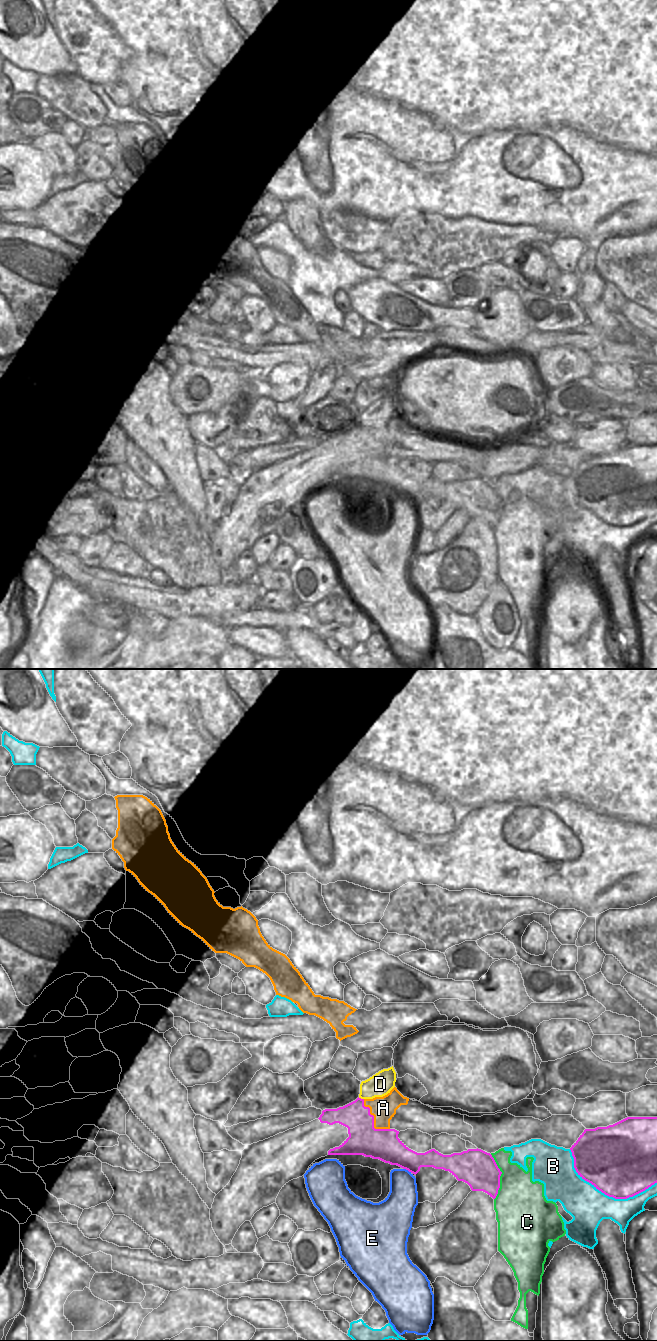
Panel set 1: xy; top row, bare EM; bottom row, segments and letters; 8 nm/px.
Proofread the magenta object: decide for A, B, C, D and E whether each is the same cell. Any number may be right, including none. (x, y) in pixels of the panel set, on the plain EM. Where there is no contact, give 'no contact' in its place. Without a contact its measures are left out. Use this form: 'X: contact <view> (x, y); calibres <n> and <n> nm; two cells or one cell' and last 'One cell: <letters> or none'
A: contact xy (373, 448); calibres 260 and 190 nm; two cells
B: contact xy (605, 522); calibres 500 and 320 nm; two cells
C: contact xy (499, 505); calibres 300 and 380 nm; two cells
D: contact xy (360, 426); calibres 220 and 190 nm; two cells
E: contact xy (407, 497); calibres 240 and 240 nm; two cells
One cell: none

